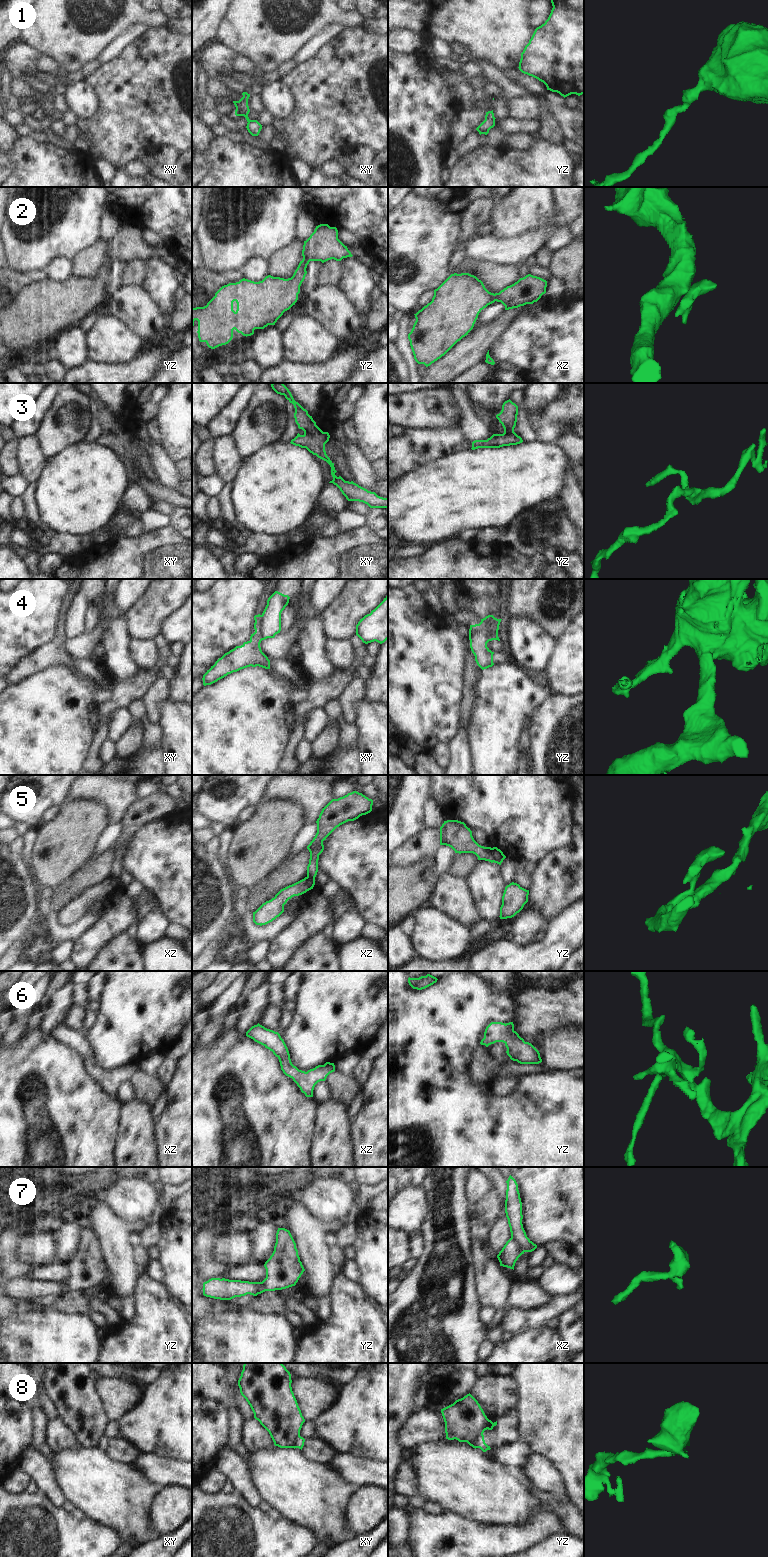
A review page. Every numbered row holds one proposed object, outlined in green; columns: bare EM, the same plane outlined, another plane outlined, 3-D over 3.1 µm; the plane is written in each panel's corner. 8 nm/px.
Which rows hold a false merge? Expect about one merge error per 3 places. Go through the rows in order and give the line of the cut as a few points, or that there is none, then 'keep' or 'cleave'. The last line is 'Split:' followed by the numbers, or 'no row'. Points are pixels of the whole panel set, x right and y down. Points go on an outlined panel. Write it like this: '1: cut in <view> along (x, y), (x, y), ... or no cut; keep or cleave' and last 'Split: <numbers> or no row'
1: no cut; keep
2: no cut; keep
3: no cut; keep
4: cut in yz along (498, 619), (494, 631), (490, 635), (476, 629), (469, 636); cleave
5: cut in yz along (491, 848), (494, 861); cleave
6: no cut; keep
7: cut in xz along (511, 1237), (523, 1252); cleave
8: cut in yz along (482, 1433), (467, 1442); cleave
Split: 4, 5, 7, 8

